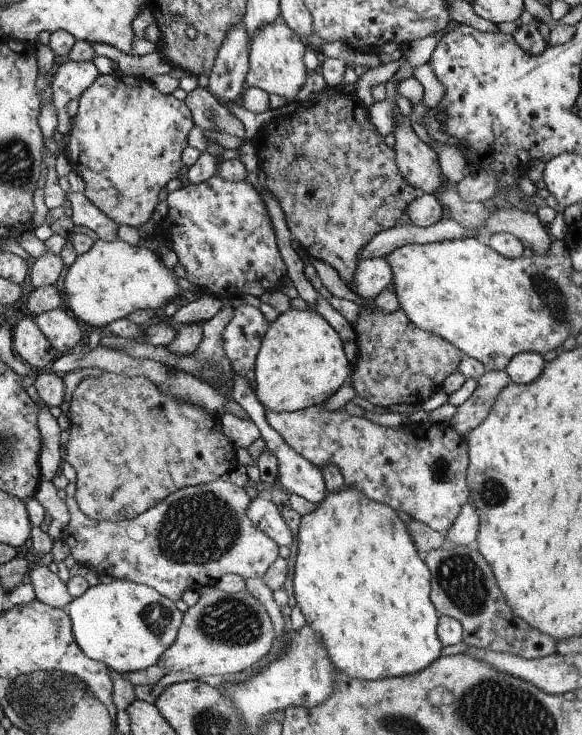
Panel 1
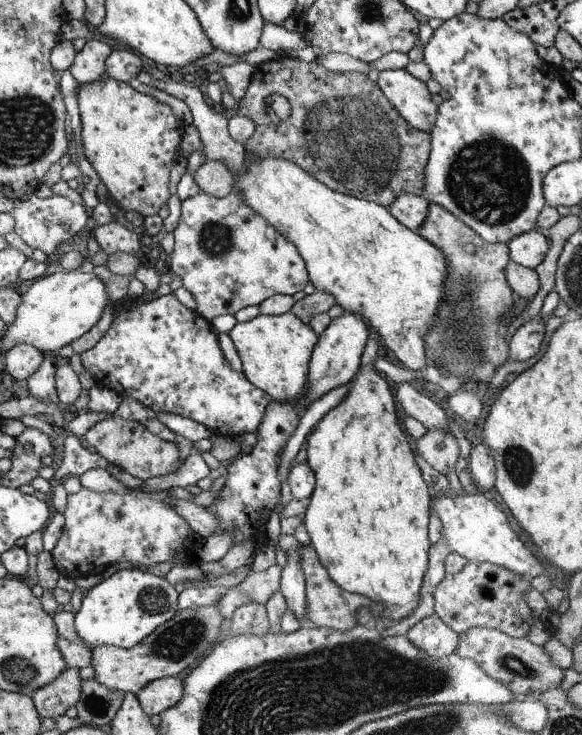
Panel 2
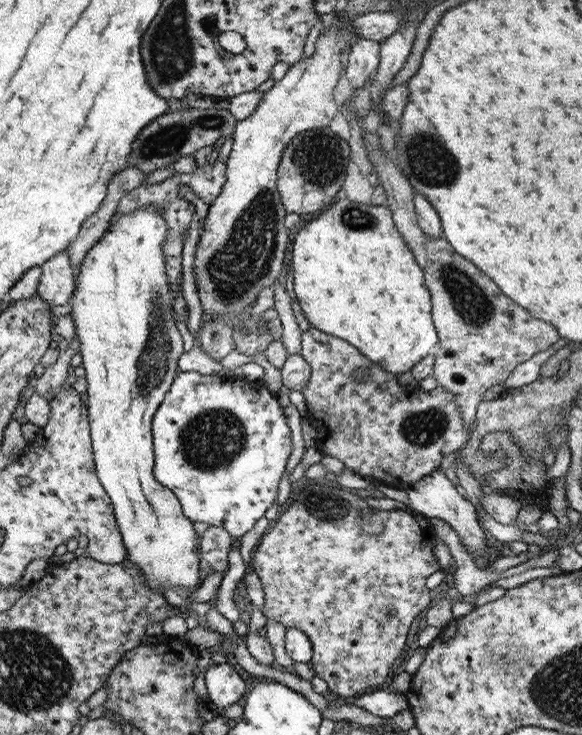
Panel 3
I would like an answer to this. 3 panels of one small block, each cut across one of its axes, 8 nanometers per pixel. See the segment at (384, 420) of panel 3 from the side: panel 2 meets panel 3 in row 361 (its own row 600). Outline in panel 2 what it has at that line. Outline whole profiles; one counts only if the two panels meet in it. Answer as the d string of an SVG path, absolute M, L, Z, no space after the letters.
M311 544L303 546L299 545L299 568L303 572L304 586L305 586L305 600L307 600L307 608L305 608L305 614L307 614L307 621L312 624L313 627L327 627L335 630L351 630L357 625L357 618L355 618L355 612L357 608L361 606L368 606L369 600L365 596L358 595L357 593L350 593L342 588L339 588L329 578L329 574L323 566L321 566L318 556L311 547Z

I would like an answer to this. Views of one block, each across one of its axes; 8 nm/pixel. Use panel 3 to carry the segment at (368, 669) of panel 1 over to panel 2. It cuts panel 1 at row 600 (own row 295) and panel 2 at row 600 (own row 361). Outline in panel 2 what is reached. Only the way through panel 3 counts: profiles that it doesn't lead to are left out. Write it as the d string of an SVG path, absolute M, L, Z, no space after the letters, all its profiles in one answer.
M369 339L366 342L361 354L360 368L351 380L351 386L347 388L345 398L343 398L335 408L328 410L327 414L324 414L323 418L319 419L319 422L315 424L313 430L307 435L304 442L306 451L306 459L304 462L307 463L307 466L309 466L313 473L314 487L311 496L306 502L303 516L303 526L309 537L309 544L311 544L311 547L315 550L319 562L321 566L325 568L327 574L329 574L329 578L331 578L339 588L350 593L357 593L358 595L365 596L365 598L369 600L369 610L371 610L371 616L373 616L376 623L380 617L389 618L389 620L398 622L401 618L409 616L409 614L413 612L415 604L419 602L419 588L421 588L421 582L423 576L425 576L425 570L427 570L427 552L430 547L429 540L427 539L427 524L429 522L429 515L431 514L430 502L432 499L431 490L421 477L409 442L405 434L401 431L401 427L397 424L395 400L392 391L387 384L387 380L377 375L373 369L372 362L377 359L375 353L377 352L377 344L377 341L373 339Z

